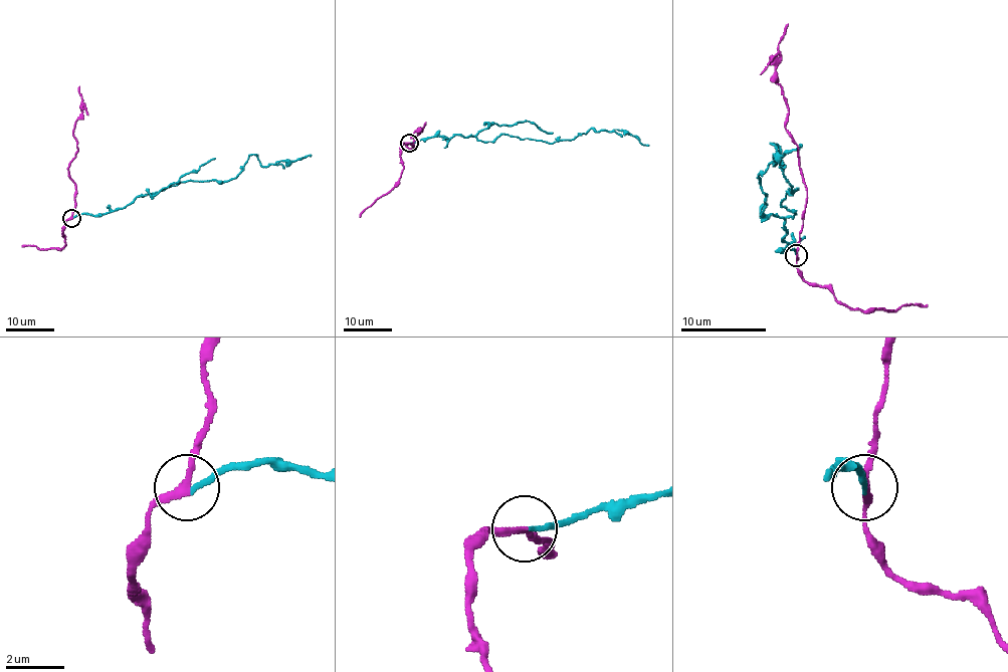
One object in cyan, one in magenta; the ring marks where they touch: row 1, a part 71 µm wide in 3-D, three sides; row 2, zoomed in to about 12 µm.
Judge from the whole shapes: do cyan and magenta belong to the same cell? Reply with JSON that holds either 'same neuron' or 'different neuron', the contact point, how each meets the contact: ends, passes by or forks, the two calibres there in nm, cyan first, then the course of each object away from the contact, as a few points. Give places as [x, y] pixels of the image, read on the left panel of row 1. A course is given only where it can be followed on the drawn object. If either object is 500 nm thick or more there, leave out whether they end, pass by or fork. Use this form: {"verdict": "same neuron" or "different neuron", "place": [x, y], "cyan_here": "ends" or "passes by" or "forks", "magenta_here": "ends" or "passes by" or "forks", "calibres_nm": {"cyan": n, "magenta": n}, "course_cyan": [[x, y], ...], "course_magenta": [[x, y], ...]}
{"verdict": "different neuron", "place": [71, 218], "cyan_here": "ends", "magenta_here": "passes by", "calibres_nm": {"cyan": 180, "magenta": 200}, "course_cyan": [[72, 218], [107, 214], [188, 180], [227, 182], [253, 155], [269, 166], [311, 156]], "course_magenta": [[71, 218], [76, 185], [68, 172], [68, 163], [77, 151], [73, 128], [82, 113], [78, 86]]}

